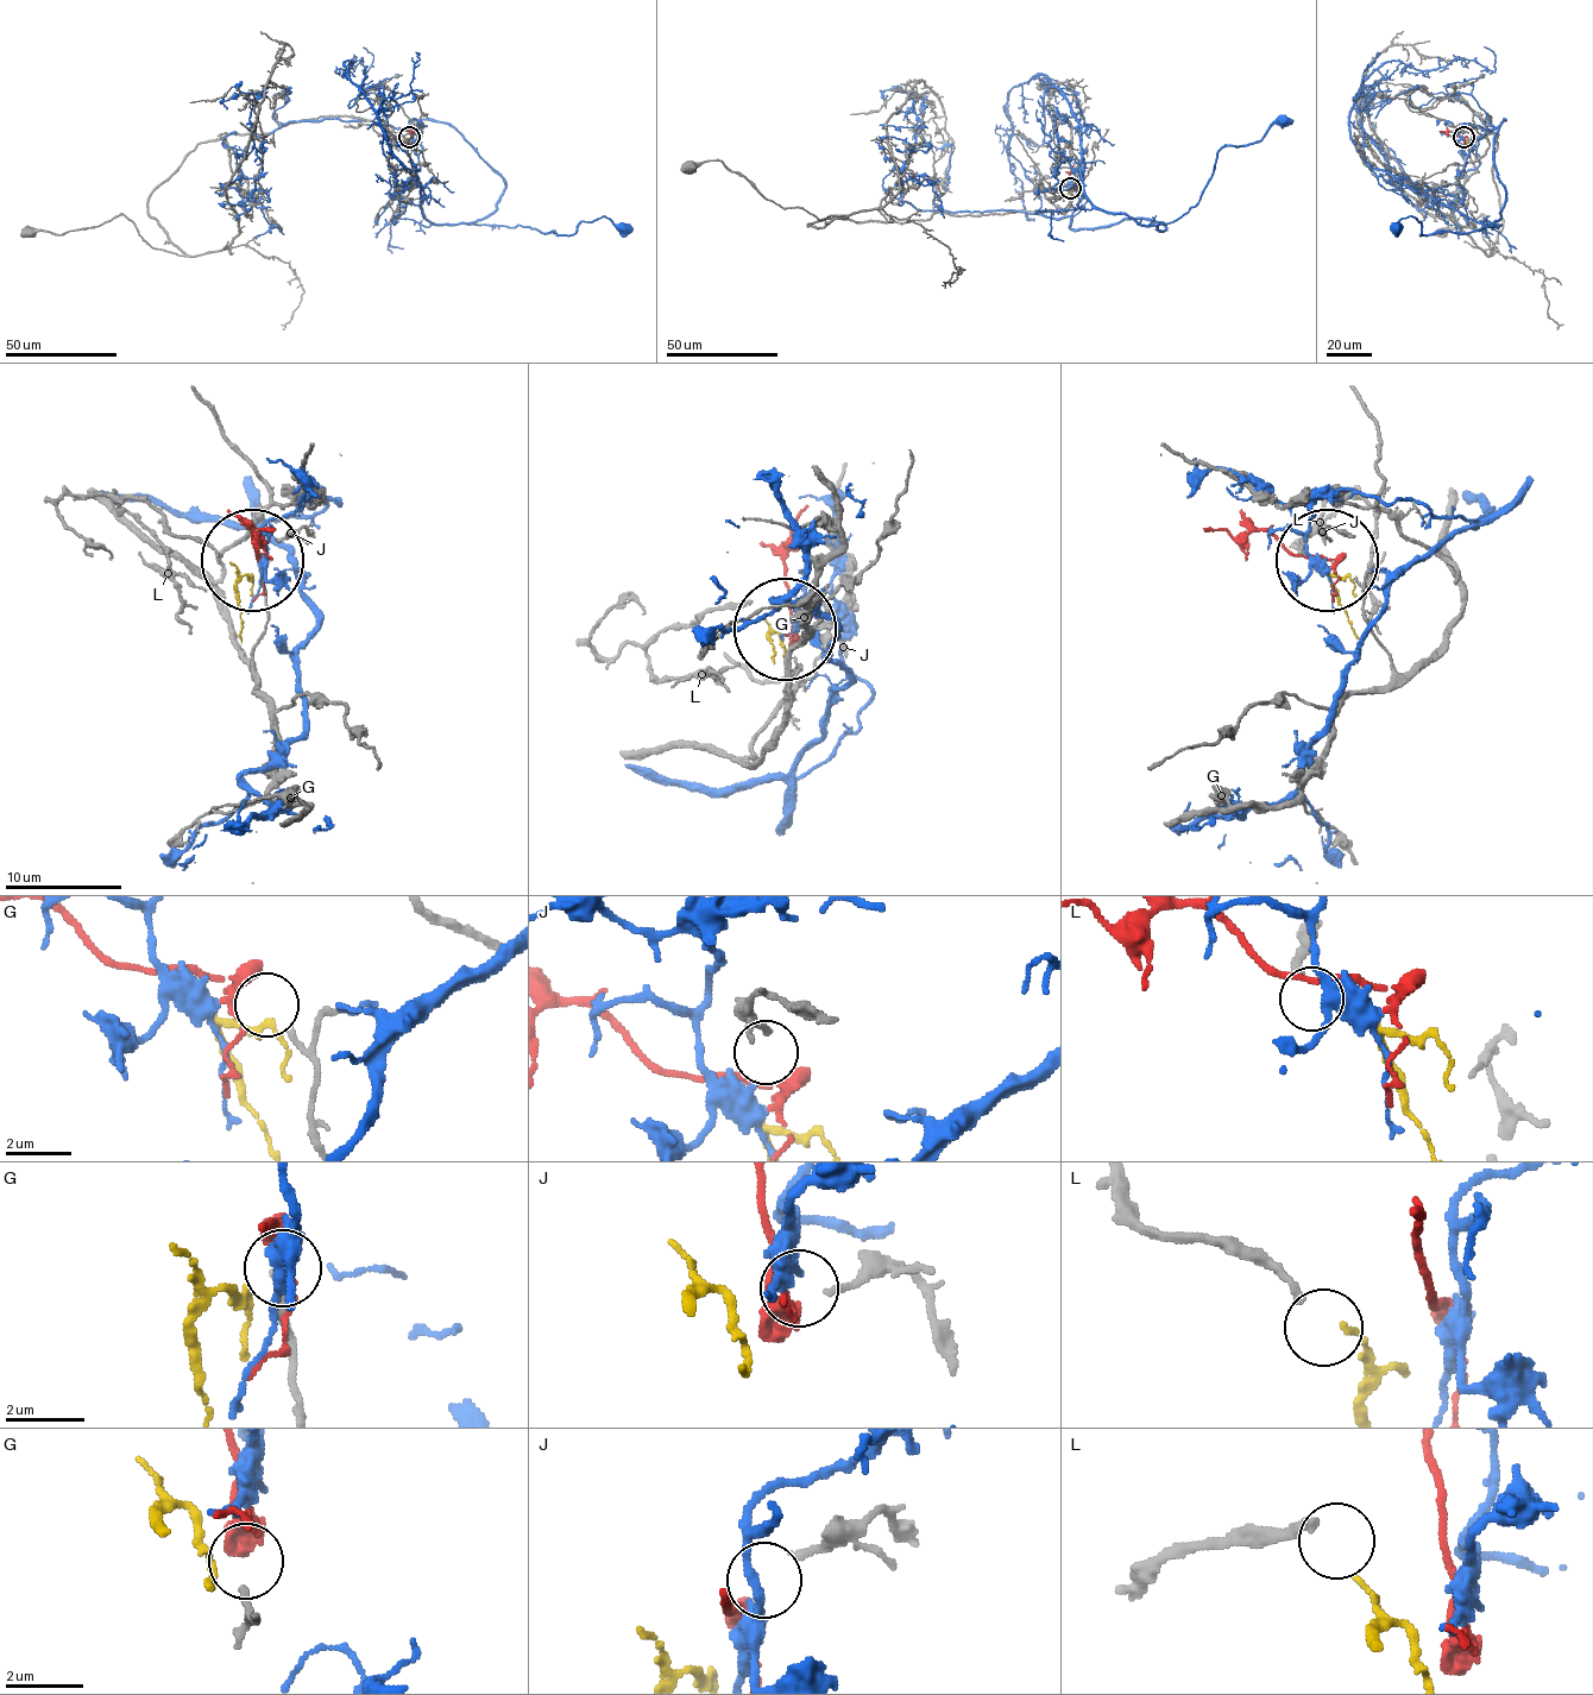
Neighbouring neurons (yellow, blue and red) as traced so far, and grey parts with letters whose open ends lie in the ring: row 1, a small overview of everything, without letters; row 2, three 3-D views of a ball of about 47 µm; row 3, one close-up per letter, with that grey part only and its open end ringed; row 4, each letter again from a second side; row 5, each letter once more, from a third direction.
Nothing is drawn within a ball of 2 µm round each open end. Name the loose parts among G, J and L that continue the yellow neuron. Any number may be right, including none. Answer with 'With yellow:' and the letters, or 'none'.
With yellow: none

